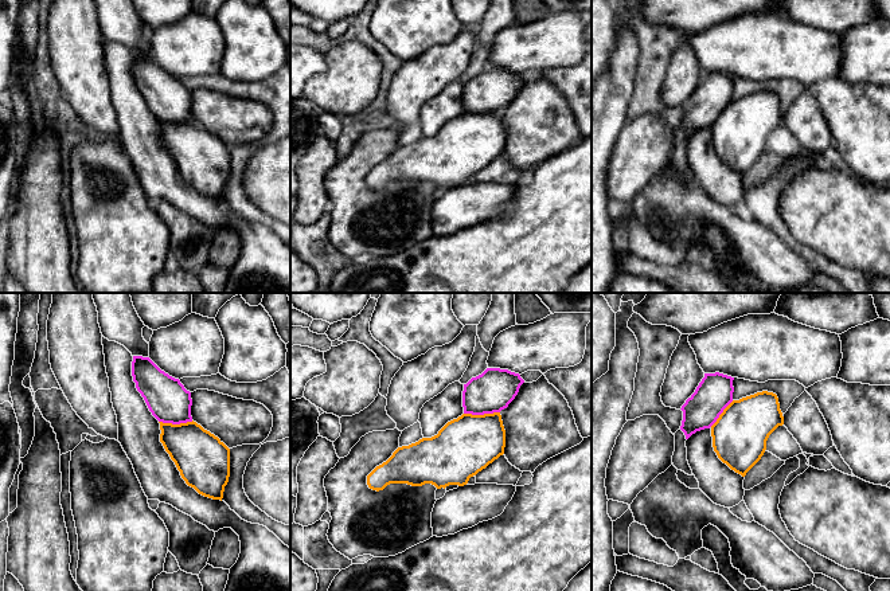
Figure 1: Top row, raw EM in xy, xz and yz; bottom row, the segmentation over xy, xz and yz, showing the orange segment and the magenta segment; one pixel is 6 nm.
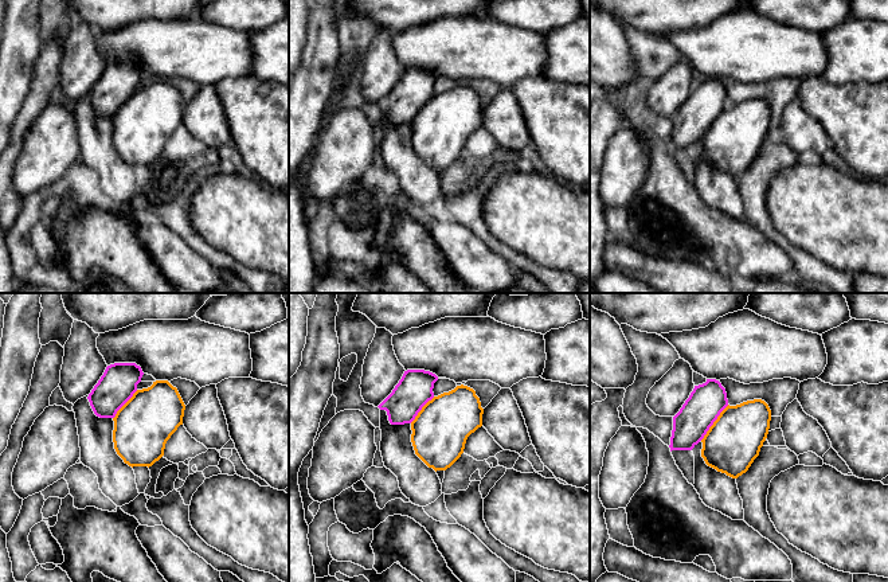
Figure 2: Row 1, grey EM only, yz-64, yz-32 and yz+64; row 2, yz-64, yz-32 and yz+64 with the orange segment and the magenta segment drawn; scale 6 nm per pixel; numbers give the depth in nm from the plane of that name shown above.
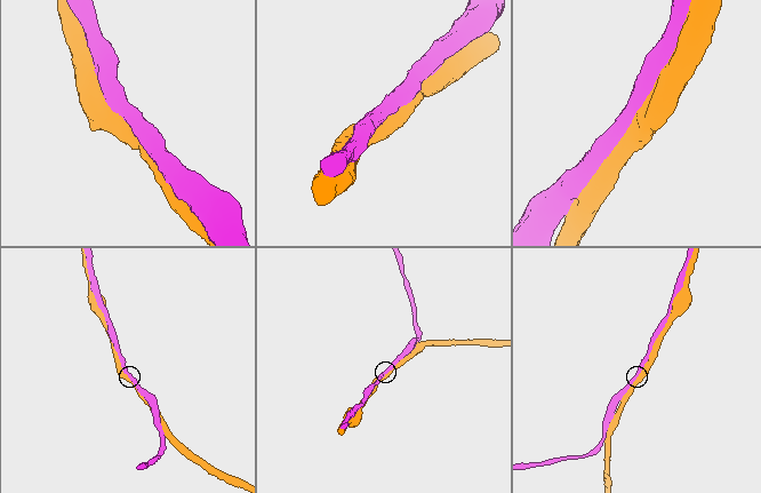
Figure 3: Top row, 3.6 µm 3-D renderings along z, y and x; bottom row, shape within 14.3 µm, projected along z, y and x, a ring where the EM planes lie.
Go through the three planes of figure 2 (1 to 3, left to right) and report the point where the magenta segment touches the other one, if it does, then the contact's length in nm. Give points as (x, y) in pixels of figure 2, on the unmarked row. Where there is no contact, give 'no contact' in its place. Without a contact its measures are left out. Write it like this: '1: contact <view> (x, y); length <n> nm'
1: contact yz-64 (124, 104); length 220 nm
2: contact yz-32 (422, 108); length 220 nm
3: contact yz+64 (714, 121); length 280 nm

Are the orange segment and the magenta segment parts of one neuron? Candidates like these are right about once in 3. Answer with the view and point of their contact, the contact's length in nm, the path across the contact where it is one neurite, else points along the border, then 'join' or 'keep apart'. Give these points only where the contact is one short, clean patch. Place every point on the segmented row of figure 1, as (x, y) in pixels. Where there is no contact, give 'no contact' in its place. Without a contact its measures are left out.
meets orange in xz at (481, 415); contact 220 nm long; join

